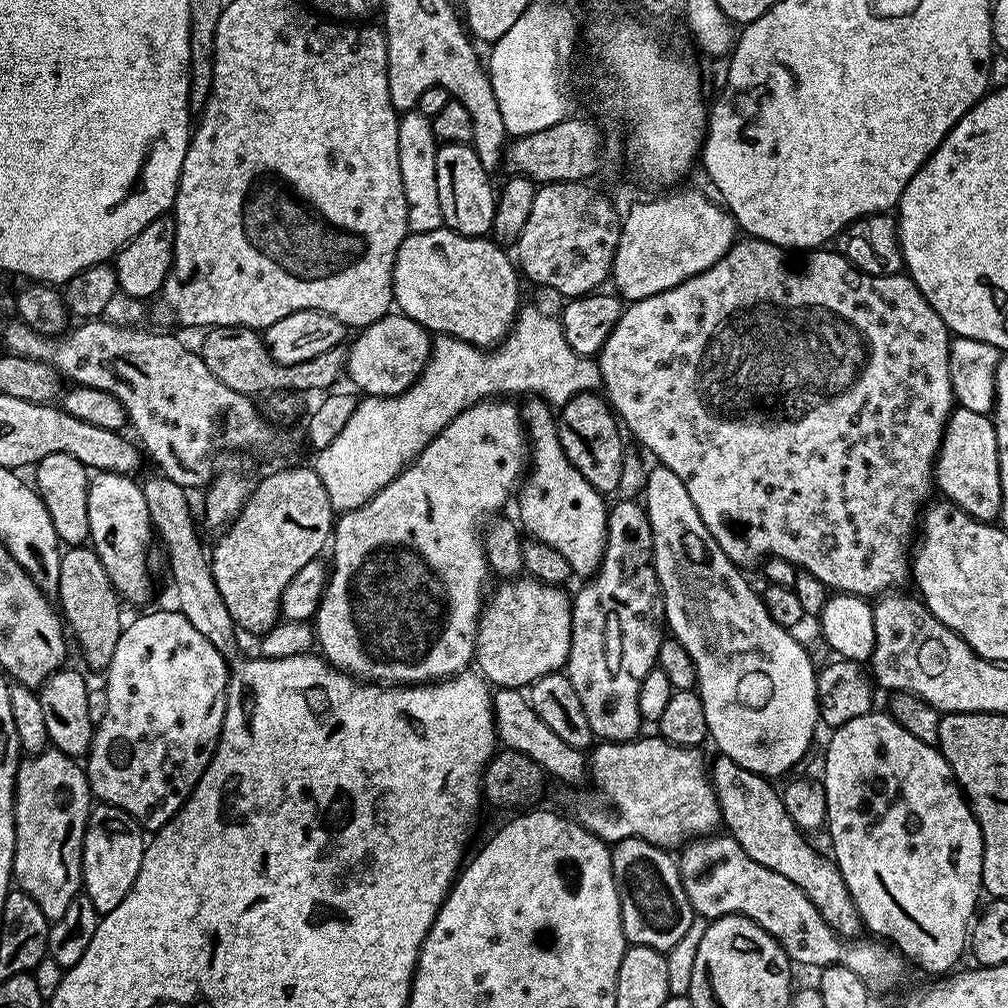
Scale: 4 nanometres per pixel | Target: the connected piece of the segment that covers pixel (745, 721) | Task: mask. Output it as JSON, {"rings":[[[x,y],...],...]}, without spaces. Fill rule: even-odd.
{"rings":[[[663,466],[655,467],[648,468],[648,480],[644,484],[642,503],[644,511],[648,513],[650,530],[652,531],[652,561],[656,567],[660,589],[664,595],[664,619],[667,631],[671,633],[675,640],[682,642],[686,654],[690,654],[690,658],[694,662],[696,667],[695,691],[700,693],[702,710],[706,710],[706,726],[711,743],[716,743],[717,749],[715,751],[721,756],[738,762],[738,766],[742,766],[754,774],[765,778],[777,778],[776,776],[780,776],[783,772],[794,767],[807,754],[808,747],[812,744],[812,735],[816,732],[816,726],[818,727],[821,723],[819,702],[816,695],[817,665],[812,665],[807,650],[791,636],[793,633],[789,629],[783,628],[778,622],[774,622],[774,619],[767,612],[767,606],[764,605],[761,593],[759,591],[755,592],[748,585],[747,578],[740,573],[743,571],[738,565],[730,558],[726,558],[722,546],[718,546],[718,542],[712,537],[710,530],[706,530],[698,510],[694,510],[694,502],[690,498],[690,493],[686,490],[686,486],[682,486],[678,474],[674,474],[674,470]]]}

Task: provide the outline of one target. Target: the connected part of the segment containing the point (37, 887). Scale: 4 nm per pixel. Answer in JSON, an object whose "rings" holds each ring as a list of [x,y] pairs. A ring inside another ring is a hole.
{"rings":[[[49,747],[21,759],[20,769],[16,771],[16,845],[12,875],[19,891],[30,894],[50,922],[62,918],[70,902],[82,892],[82,850],[94,797],[87,771],[76,764],[79,763],[73,757]]]}

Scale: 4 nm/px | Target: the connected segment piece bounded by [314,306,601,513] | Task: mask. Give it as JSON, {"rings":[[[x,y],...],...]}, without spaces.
{"rings":[[[524,306],[516,313],[516,320],[508,335],[491,350],[476,348],[453,336],[437,335],[432,342],[426,374],[397,396],[365,395],[337,437],[318,452],[314,467],[322,478],[322,486],[326,486],[333,509],[337,513],[349,512],[378,494],[378,490],[385,488],[399,472],[403,472],[449,422],[481,400],[508,398],[513,395],[511,392],[528,392],[524,394],[531,394],[553,406],[561,406],[579,392],[595,392],[600,387],[599,363],[587,356],[580,356],[570,348],[559,319],[555,315],[547,316],[540,308]]]}

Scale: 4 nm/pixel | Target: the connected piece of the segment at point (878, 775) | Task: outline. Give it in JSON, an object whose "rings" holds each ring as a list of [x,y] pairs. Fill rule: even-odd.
{"rings":[[[871,710],[866,714],[862,714],[861,717],[851,718],[850,722],[846,722],[845,725],[835,729],[831,733],[832,737],[828,740],[828,749],[824,752],[824,780],[822,779],[822,787],[826,798],[826,806],[828,807],[826,833],[828,832],[829,838],[832,839],[830,856],[831,859],[835,860],[838,870],[850,890],[850,896],[854,898],[861,925],[867,931],[869,928],[872,931],[869,933],[873,937],[883,938],[891,947],[903,953],[911,963],[913,960],[922,971],[948,974],[957,967],[955,964],[959,962],[960,955],[963,952],[965,955],[966,945],[970,940],[970,921],[977,911],[976,899],[982,896],[984,839],[980,833],[978,822],[972,813],[972,807],[964,799],[964,793],[961,792],[960,785],[956,783],[954,774],[950,770],[946,758],[940,753],[939,747],[914,738],[914,734],[910,734],[910,730],[903,728],[896,721],[895,716],[887,711],[884,712]]]}

